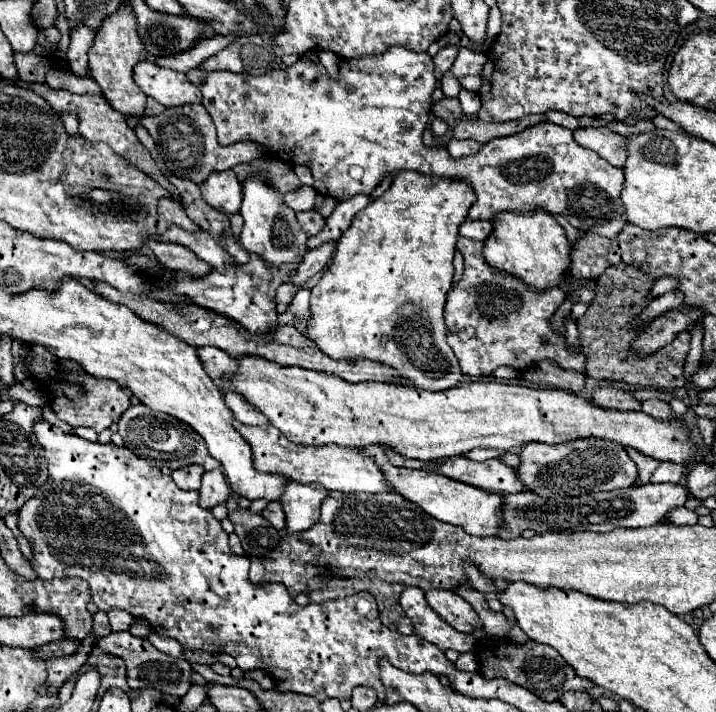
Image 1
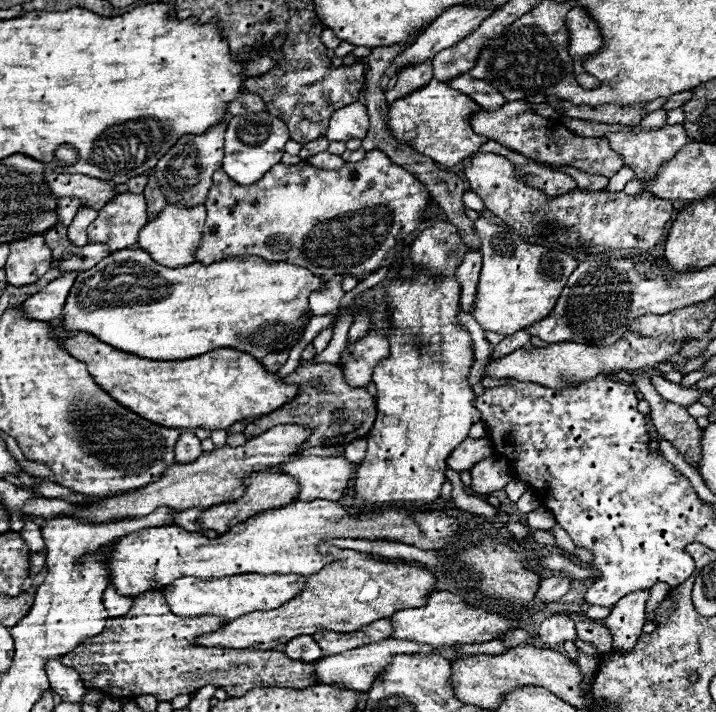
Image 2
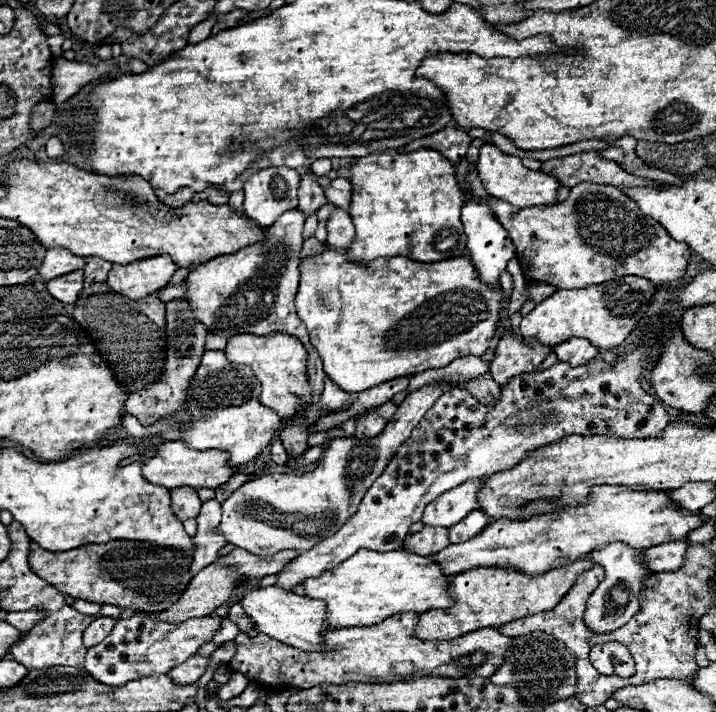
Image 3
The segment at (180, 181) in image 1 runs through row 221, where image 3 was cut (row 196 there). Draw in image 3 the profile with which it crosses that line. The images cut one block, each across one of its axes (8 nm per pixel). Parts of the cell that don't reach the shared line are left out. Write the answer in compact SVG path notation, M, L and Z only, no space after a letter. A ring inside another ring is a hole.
M206 190L206 192L196 192L194 194L194 202L198 202L198 200L208 200L208 202L212 202L212 204L228 204L228 194L224 194L224 192L220 192L220 190Z

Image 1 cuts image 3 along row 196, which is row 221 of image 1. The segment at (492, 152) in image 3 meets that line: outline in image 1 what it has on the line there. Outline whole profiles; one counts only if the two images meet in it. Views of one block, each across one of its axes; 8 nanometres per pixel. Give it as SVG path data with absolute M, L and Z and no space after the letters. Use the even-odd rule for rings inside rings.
M504 212L504 216L496 216L492 238L488 238L484 246L484 258L492 268L524 280L524 284L536 292L558 288L566 280L570 274L570 252L572 246L562 226L554 220L554 216L548 216L546 212L532 216Z

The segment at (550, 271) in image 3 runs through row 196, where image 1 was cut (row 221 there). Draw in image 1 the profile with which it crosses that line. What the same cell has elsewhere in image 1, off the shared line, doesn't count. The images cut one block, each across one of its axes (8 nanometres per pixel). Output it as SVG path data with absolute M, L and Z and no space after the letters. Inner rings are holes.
M392 46L388 48L384 54L368 54L368 56L360 56L360 58L350 58L350 60L340 60L340 74L338 78L332 78L328 76L326 68L320 64L320 62L310 62L308 58L298 58L296 64L288 66L288 68L278 68L278 70L268 70L266 74L262 76L246 76L246 74L230 74L230 72L204 72L202 68L194 68L192 72L186 74L188 80L198 86L202 90L202 106L208 110L208 114L212 116L214 124L216 124L216 130L218 130L218 142L220 146L228 146L228 144L234 144L234 142L240 142L240 140L250 140L250 142L256 142L266 154L270 156L276 156L292 166L298 166L298 164L304 164L312 170L312 176L314 176L314 188L318 194L322 196L332 196L336 200L348 200L356 194L372 194L372 190L380 184L380 180L384 178L384 174L396 174L400 170L418 170L422 174L432 174L432 176L442 176L442 178L462 178L466 182L470 182L474 186L474 192L476 192L476 202L474 206L470 208L470 214L468 218L470 220L494 220L496 214L500 212L518 212L518 214L532 214L536 210L544 210L548 214L562 214L574 228L582 230L582 232L592 232L592 234L598 234L598 236L604 236L604 238L614 238L622 232L622 226L628 222L626 218L626 210L622 206L622 200L620 200L620 192L624 188L624 170L622 168L616 168L612 164L608 164L604 158L600 158L596 152L588 150L588 148L580 148L574 138L572 138L572 132L568 128L562 128L562 126L556 126L552 122L544 122L544 124L536 124L516 136L506 136L506 138L496 138L496 140L490 140L488 144L482 146L482 150L474 156L464 156L464 158L452 158L448 154L448 150L438 150L438 148L428 148L422 144L422 128L426 128L428 124L428 114L430 114L430 108L432 108L432 102L430 102L430 96L436 88L436 78L434 78L434 62L432 62L432 56L428 52L412 52L408 48L402 48L402 46Z

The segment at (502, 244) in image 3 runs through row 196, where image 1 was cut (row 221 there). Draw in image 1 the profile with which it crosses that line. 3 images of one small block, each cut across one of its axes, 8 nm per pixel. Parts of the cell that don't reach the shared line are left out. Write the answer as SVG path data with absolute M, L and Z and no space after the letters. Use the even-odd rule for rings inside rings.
M466 220L460 226L460 236L470 240L486 240L492 234L492 222L486 220Z

